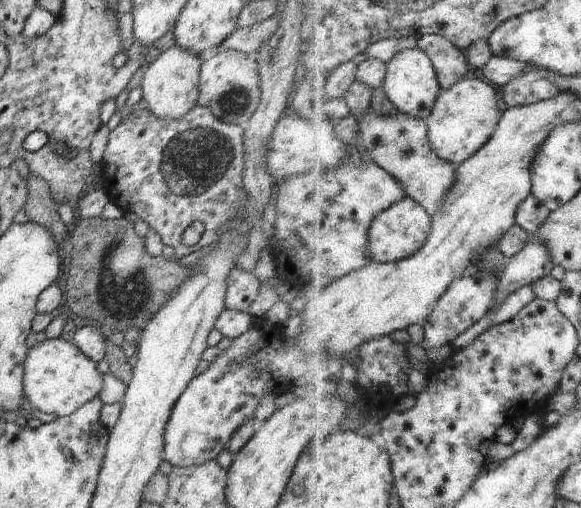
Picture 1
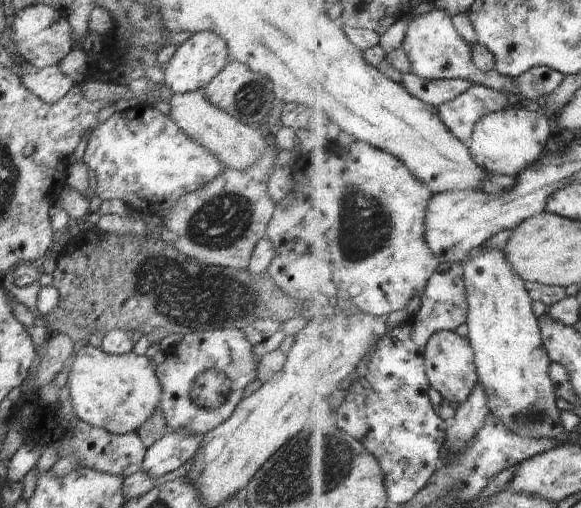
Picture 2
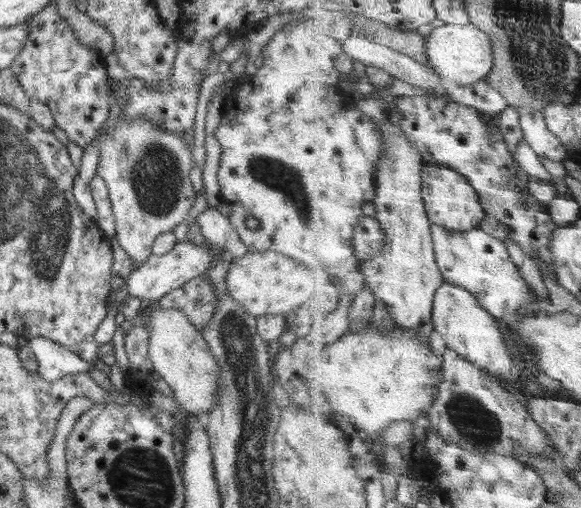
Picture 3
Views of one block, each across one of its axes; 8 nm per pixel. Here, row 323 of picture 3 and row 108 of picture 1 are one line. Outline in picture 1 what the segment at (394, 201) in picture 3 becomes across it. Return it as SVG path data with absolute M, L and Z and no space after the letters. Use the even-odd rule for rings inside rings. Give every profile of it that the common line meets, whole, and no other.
M418 46L415 49L400 52L388 65L389 72L387 73L384 88L386 88L388 96L392 98L397 111L412 114L416 118L428 119L434 112L438 104L438 97L441 96L444 90L438 76L437 67L434 60L430 58L430 54L426 54L426 51Z

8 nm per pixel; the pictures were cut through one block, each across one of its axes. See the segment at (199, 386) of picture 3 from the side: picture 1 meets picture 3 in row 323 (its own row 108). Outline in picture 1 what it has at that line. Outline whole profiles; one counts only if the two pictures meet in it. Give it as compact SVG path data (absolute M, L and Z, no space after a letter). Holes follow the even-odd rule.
M177 46L157 55L154 62L149 63L141 83L147 108L162 120L176 120L188 114L197 105L199 72L203 61L201 55L190 54L188 50L182 50Z

